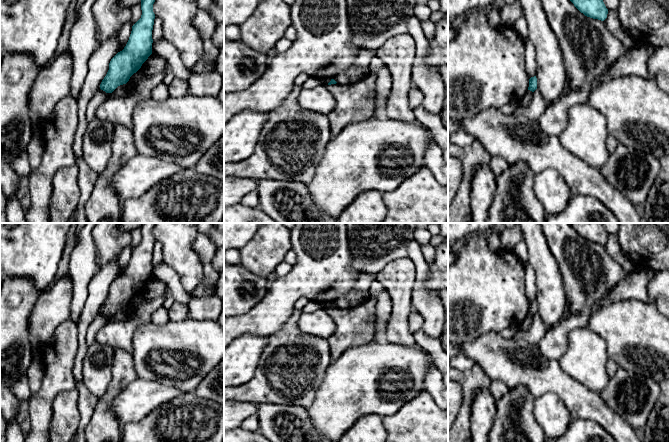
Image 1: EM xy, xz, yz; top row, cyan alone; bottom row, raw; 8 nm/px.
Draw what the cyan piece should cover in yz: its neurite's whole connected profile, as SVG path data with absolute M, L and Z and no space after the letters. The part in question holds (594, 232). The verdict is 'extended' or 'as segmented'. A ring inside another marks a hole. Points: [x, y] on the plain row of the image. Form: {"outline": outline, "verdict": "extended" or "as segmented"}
{"outline": "M569 223L574 230L585 240L604 245L607 242L608 233L603 223Z", "verdict": "as segmented"}

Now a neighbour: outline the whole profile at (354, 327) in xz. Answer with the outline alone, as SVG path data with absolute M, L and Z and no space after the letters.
M369 295L352 308L331 308L327 313L335 322L336 329L327 339L332 361L347 349L373 341L375 329L372 320L376 316L376 296Z

